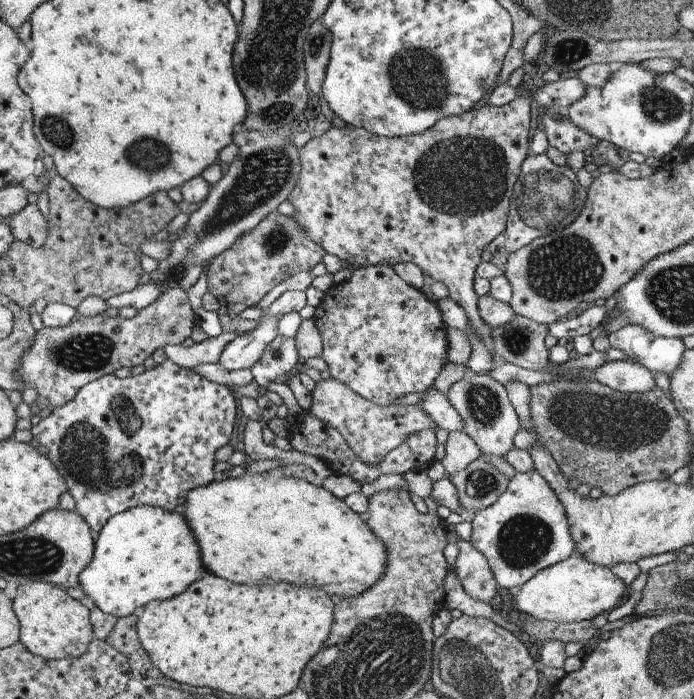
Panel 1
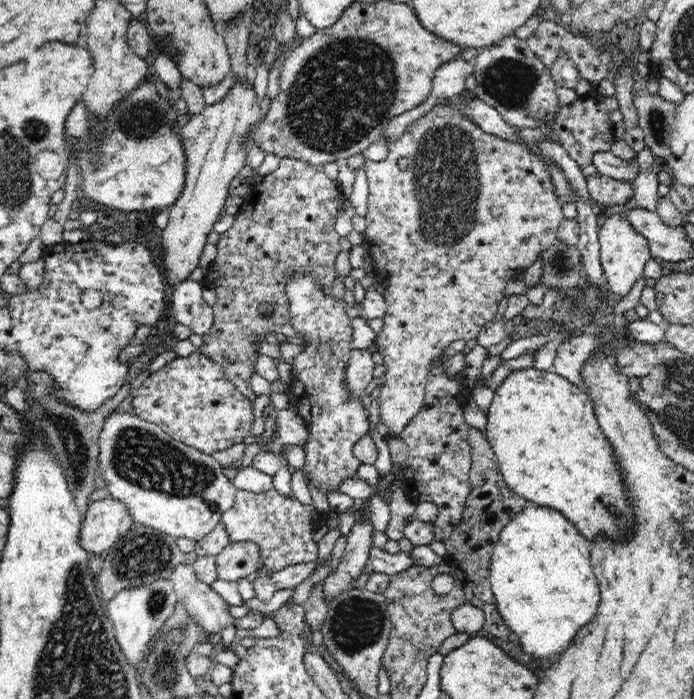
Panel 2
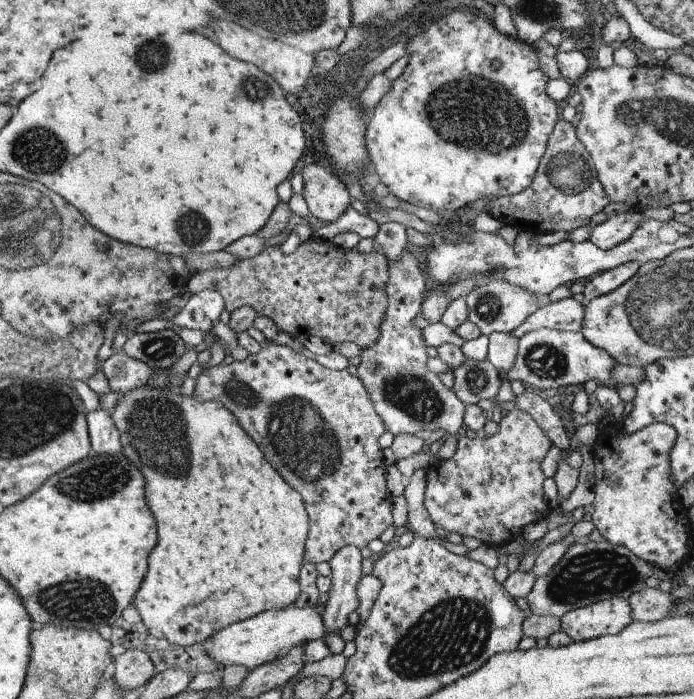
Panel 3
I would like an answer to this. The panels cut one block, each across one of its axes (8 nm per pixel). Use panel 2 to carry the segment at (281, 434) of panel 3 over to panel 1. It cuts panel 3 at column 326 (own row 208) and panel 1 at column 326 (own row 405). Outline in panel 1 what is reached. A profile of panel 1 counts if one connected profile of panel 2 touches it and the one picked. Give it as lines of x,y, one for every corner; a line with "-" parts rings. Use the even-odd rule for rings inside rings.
332,377
315,382
315,388
311,394
310,414
336,428
354,454
368,466
378,466
388,453
400,446
408,436
422,430
437,428
432,418
426,412
422,412
420,403
410,406
395,404
380,406
362,398
360,394
350,390
346,384

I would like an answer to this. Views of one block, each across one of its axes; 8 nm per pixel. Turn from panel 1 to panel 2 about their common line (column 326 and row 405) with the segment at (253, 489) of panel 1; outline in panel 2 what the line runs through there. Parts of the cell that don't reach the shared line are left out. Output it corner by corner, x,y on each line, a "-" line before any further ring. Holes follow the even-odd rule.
536,368
512,372
494,390
494,400
488,408
487,438
498,458
498,466
506,484
532,504
547,506
561,512
584,538
594,540
602,534
612,542
632,538
636,524
634,509
628,501
626,485
620,475
620,463
614,447
600,428
588,393
558,374

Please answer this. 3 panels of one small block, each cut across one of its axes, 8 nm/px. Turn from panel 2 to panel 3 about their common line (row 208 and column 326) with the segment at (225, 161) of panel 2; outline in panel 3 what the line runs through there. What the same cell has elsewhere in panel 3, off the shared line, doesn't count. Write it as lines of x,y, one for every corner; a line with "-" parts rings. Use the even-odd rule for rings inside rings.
322,162
303,168
304,192
308,210
324,222
334,222
350,207
352,200
347,186
337,176
328,172

